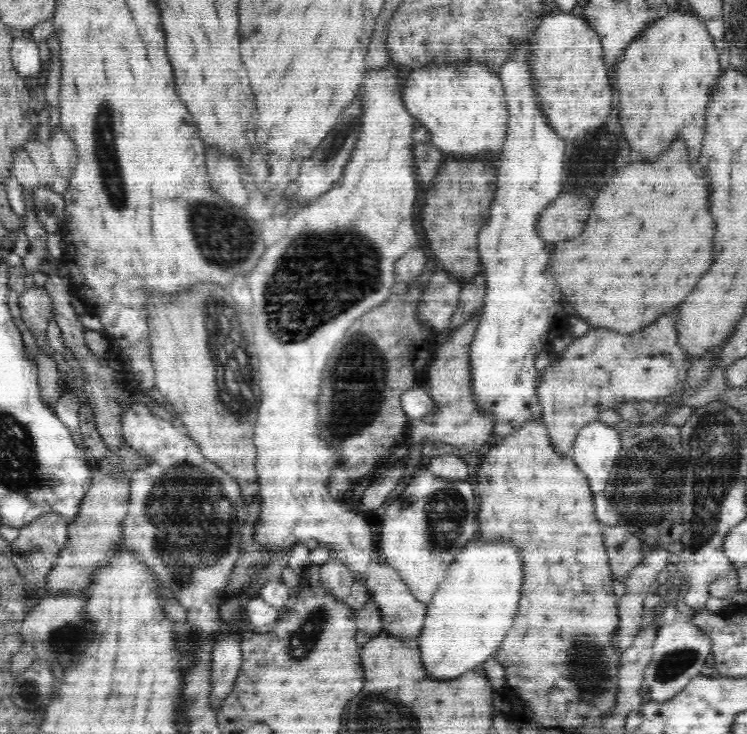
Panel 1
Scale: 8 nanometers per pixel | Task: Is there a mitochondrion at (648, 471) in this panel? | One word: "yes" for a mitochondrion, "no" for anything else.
yes

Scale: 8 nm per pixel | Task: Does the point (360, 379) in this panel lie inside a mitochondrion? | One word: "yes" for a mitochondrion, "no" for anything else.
yes

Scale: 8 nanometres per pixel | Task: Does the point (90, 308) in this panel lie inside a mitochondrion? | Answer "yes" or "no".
no

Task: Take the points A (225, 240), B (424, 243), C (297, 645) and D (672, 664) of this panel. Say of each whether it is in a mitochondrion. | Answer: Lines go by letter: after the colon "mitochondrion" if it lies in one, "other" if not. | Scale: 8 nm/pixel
A: mitochondrion
B: other
C: mitochondrion
D: mitochondrion

